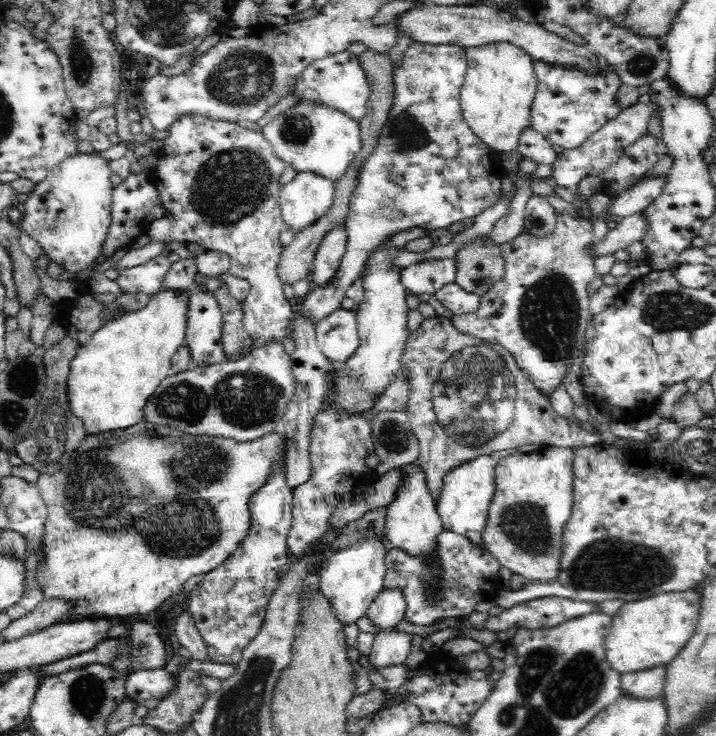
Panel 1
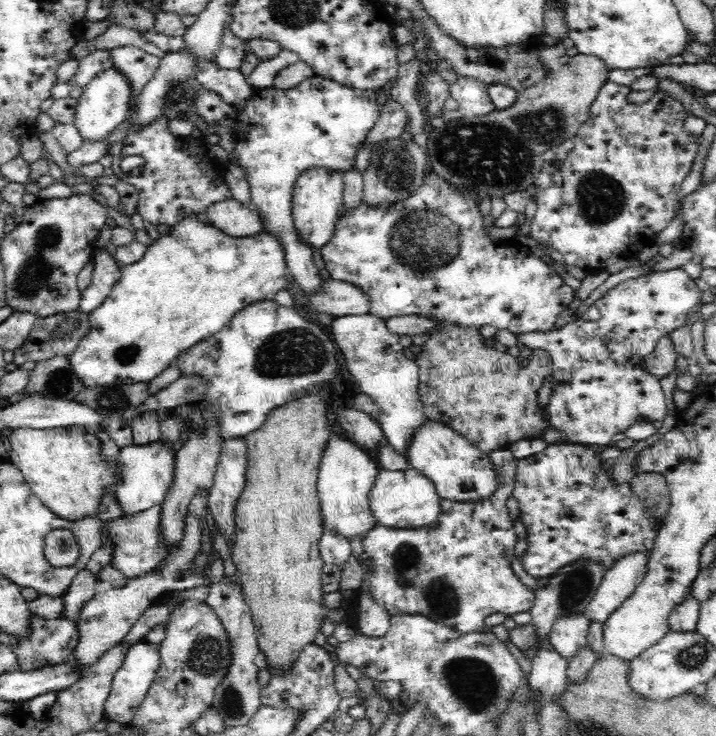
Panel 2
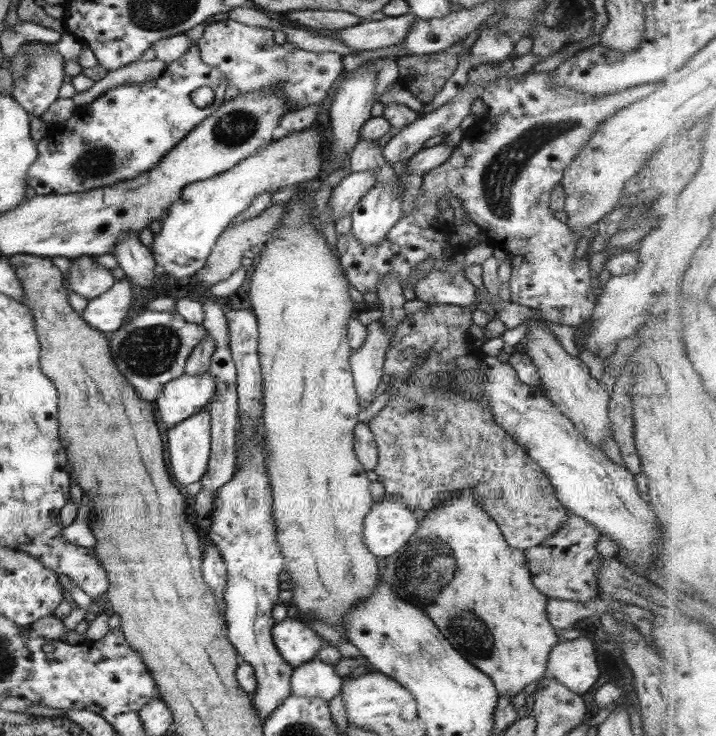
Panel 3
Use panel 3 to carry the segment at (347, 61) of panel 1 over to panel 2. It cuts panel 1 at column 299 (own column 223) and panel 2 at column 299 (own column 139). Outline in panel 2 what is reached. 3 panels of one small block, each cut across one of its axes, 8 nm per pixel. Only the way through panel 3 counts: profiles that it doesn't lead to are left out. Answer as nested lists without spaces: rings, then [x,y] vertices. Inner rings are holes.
[[[315,74],[288,90],[280,90],[275,86],[265,90],[255,88],[246,104],[238,111],[232,105],[225,103],[218,93],[194,82],[192,108],[206,124],[220,124],[235,132],[232,136],[234,152],[237,164],[243,169],[246,180],[250,183],[250,201],[261,216],[263,230],[273,234],[280,241],[289,274],[293,275],[299,287],[306,293],[316,292],[323,280],[312,261],[312,254],[314,254],[312,247],[302,242],[296,233],[297,228],[292,216],[294,182],[302,172],[310,168],[327,168],[344,173],[352,168],[356,160],[356,152],[364,146],[368,132],[380,116],[381,106],[376,98],[378,93],[375,90],[348,88],[334,80]]]

